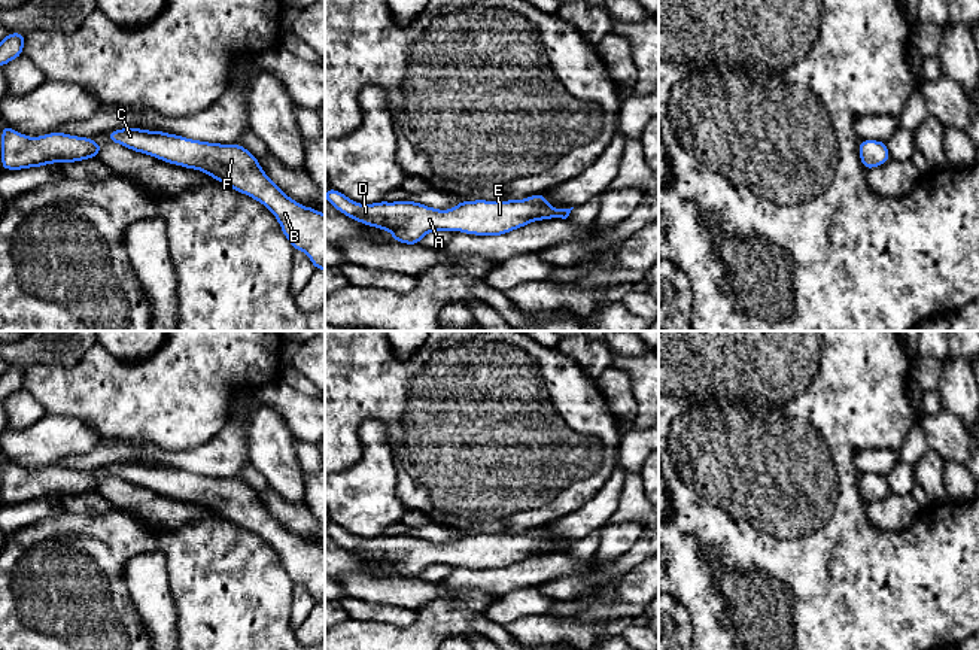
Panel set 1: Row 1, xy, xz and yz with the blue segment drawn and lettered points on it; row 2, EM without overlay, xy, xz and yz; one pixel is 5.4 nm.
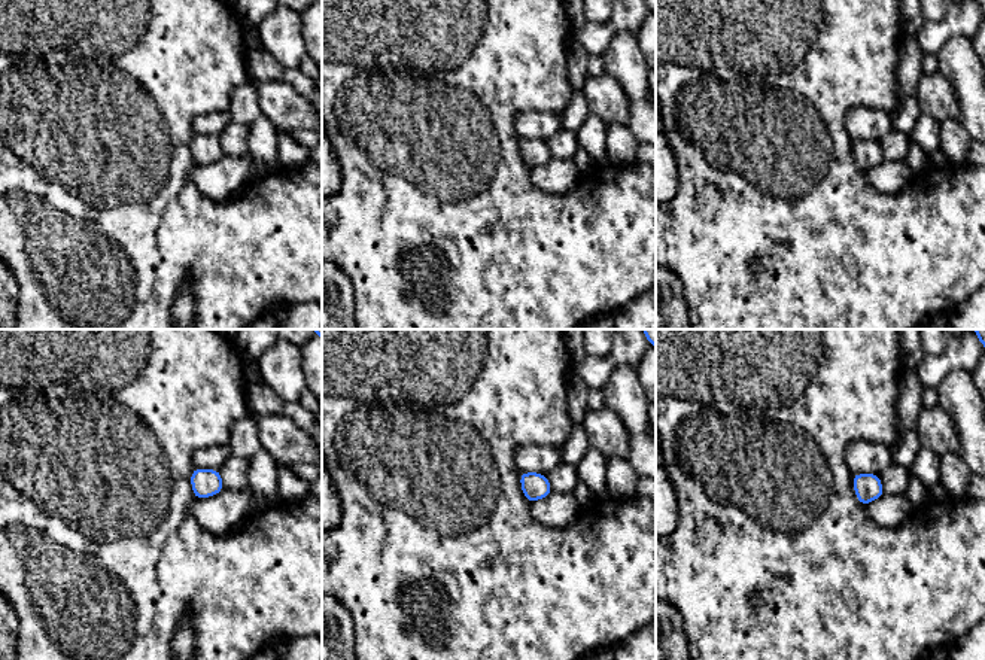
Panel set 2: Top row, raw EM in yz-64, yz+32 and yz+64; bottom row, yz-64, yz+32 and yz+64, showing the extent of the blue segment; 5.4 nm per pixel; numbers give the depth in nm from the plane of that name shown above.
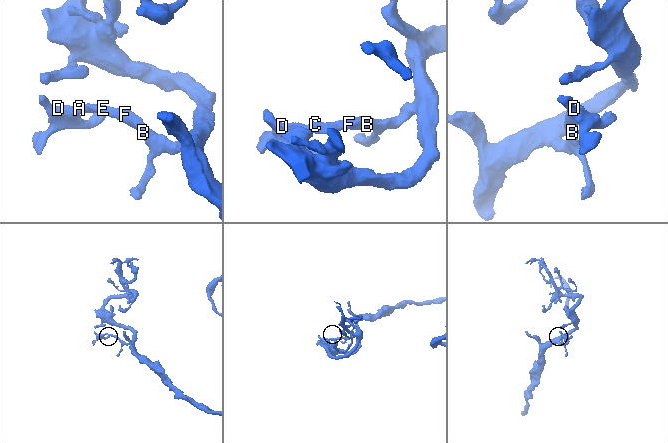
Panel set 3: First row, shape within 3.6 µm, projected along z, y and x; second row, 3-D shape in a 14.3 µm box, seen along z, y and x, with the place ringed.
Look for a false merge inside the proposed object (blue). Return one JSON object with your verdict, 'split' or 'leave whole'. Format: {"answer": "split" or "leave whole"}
{"answer": "leave whole"}

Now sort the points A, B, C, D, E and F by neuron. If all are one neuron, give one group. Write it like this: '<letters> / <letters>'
A B C D E F

